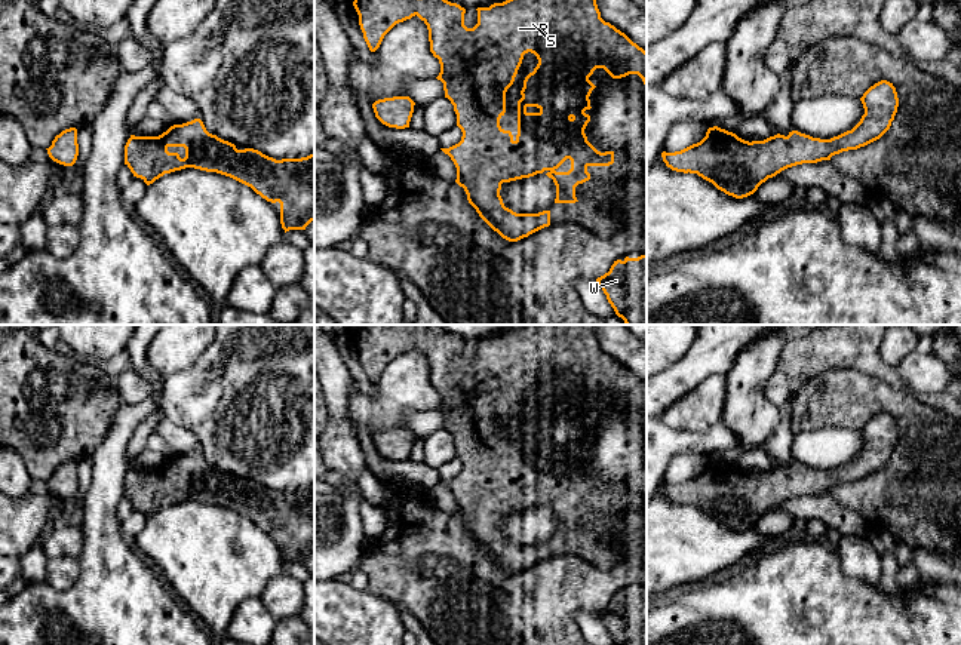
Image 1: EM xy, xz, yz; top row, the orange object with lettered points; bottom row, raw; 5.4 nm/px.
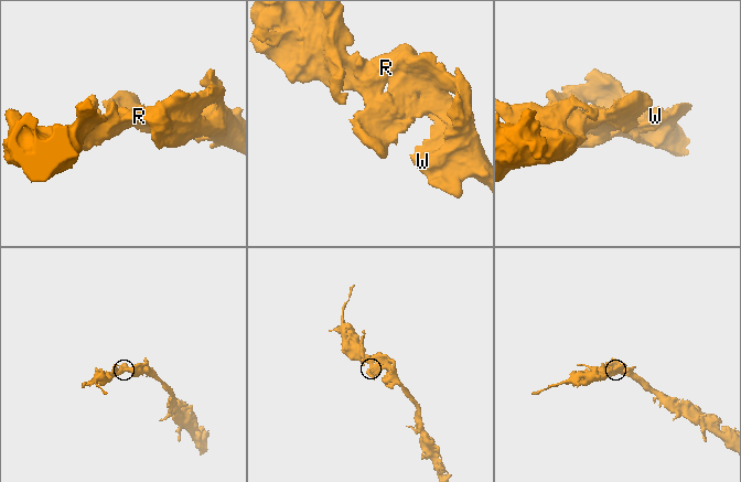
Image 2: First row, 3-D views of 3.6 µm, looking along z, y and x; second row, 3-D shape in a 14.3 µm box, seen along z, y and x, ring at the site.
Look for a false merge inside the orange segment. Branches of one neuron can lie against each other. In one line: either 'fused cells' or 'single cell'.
single cell

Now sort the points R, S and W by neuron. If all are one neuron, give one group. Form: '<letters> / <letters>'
R S W

